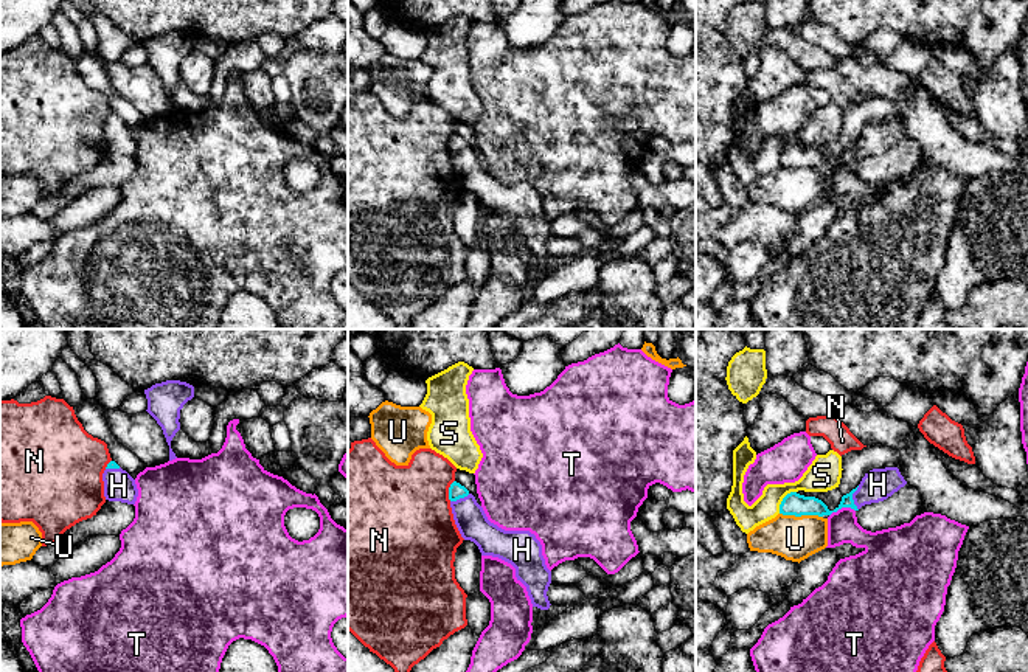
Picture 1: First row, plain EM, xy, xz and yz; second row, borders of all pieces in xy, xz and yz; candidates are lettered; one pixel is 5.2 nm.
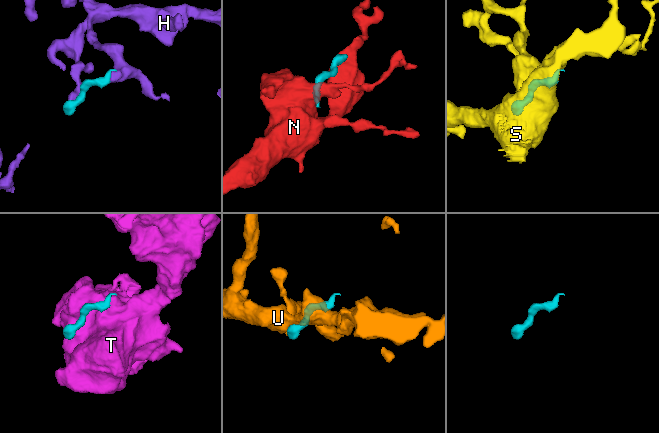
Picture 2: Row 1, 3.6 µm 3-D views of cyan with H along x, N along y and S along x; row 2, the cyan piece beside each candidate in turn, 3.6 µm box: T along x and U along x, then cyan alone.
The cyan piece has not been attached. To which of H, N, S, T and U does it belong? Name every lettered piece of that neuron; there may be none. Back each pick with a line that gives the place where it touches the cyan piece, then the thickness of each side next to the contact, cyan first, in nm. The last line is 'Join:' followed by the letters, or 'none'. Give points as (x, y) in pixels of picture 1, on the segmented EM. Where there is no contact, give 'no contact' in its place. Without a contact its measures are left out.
H: contact yz (851, 498); calibres 100 and 170 nm
Join: H

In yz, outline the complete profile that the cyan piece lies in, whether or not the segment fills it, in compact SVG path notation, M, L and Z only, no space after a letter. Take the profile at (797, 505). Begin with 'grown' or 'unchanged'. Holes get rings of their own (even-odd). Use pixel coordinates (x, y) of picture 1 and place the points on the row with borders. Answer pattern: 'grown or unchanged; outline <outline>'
grown; outline M898 467L873 469L865 473L856 489L842 497L840 504L834 511L829 511L828 506L815 497L804 497L797 492L790 492L783 498L780 504L780 514L795 517L823 517L831 515L842 507L859 511L865 504L887 500L905 484L907 481L904 480Z

